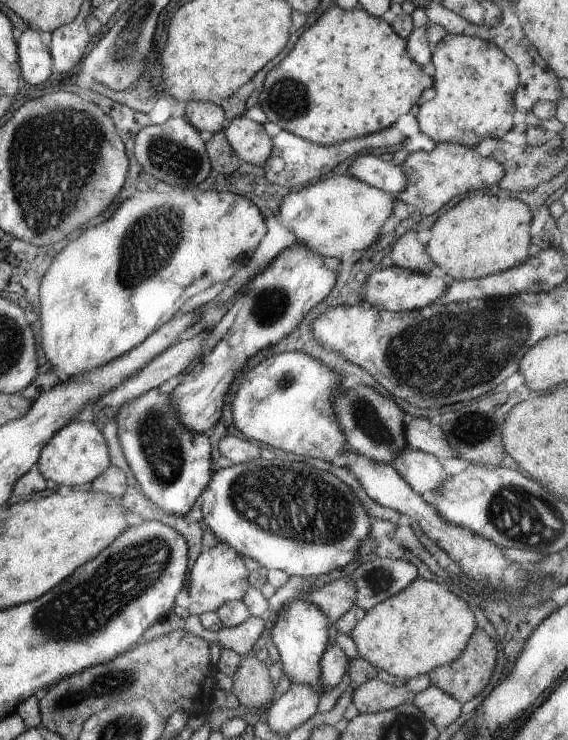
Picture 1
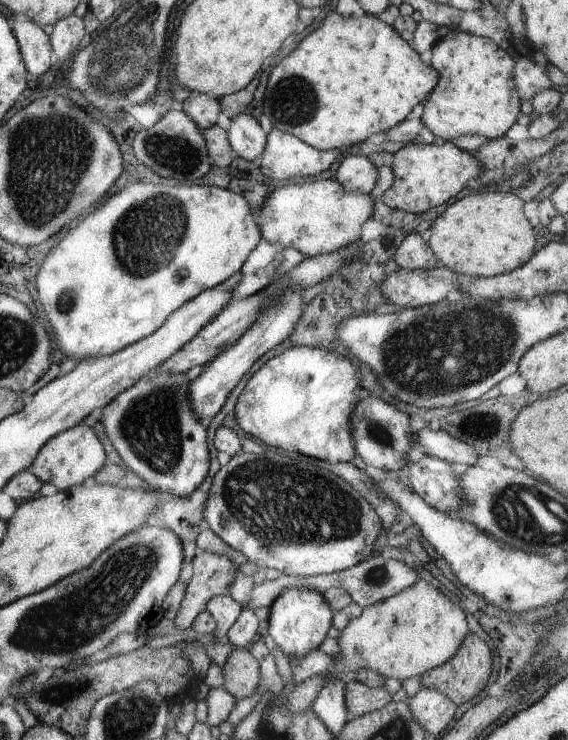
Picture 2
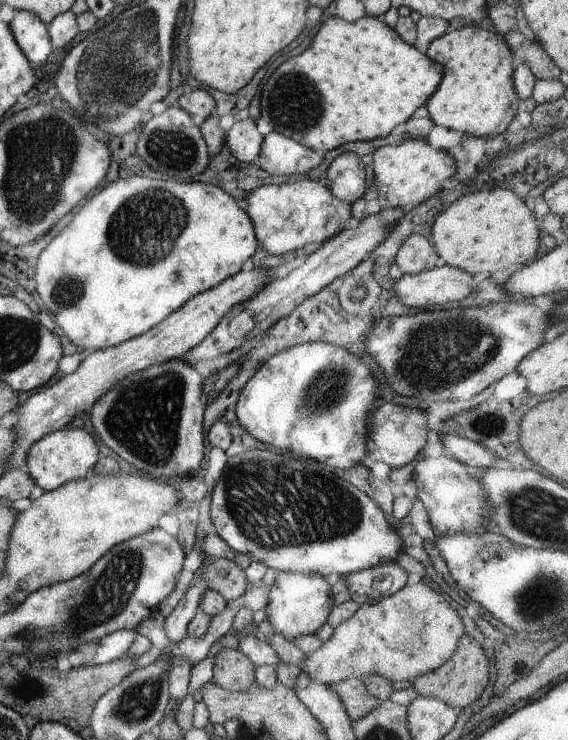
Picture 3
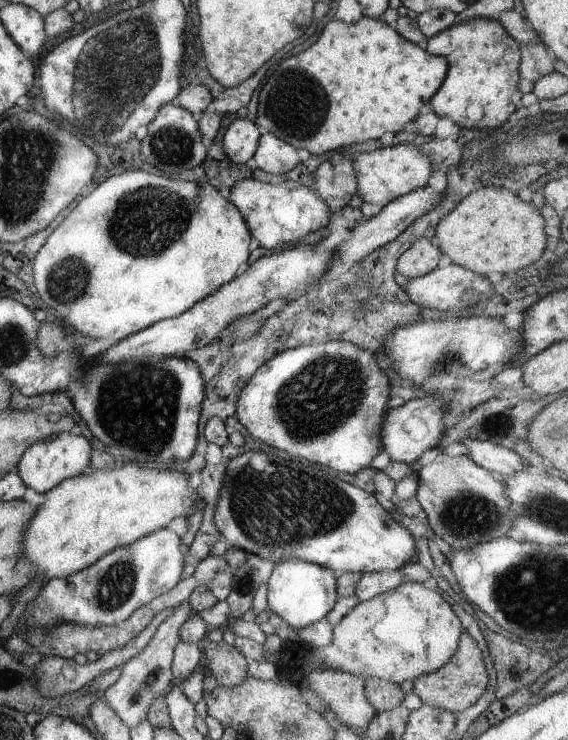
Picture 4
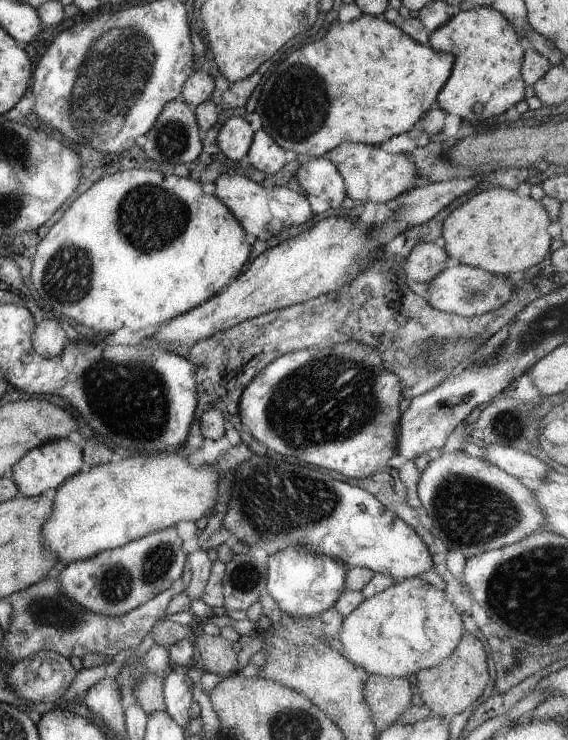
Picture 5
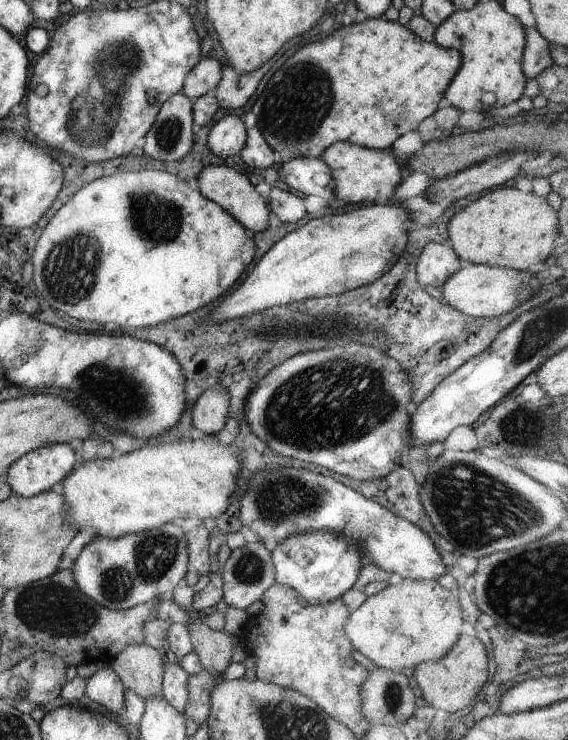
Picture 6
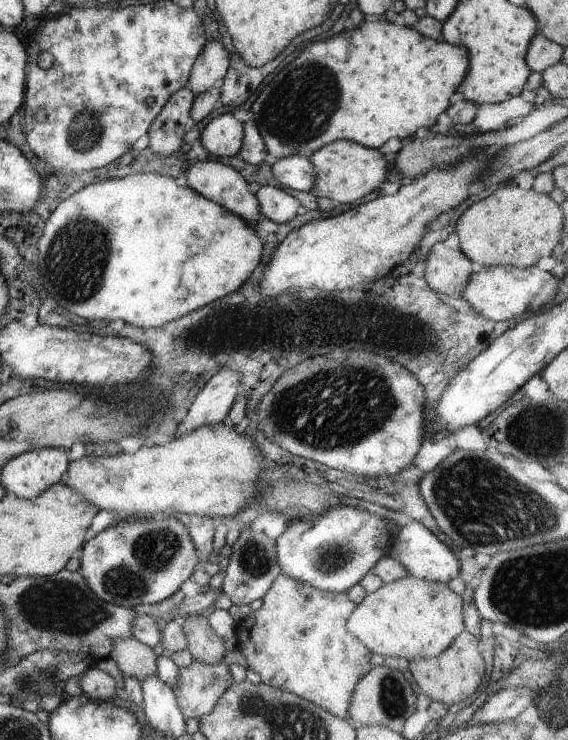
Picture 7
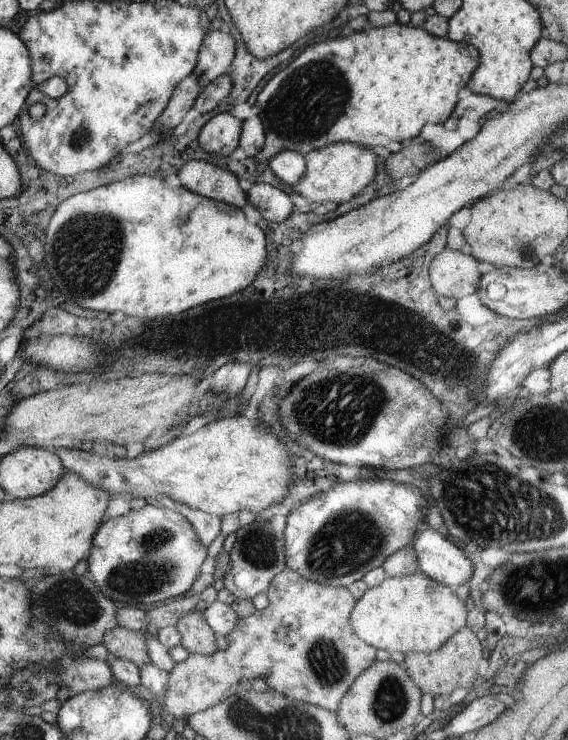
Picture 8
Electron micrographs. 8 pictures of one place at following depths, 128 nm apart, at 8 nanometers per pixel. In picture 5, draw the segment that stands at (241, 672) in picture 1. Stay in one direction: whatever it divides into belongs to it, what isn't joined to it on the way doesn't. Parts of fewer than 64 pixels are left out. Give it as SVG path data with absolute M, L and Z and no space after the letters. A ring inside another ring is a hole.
M204 632L193 636L192 641L206 672L219 674L222 678L237 674L240 668L238 654L232 647L233 643L228 642L224 636L212 636Z

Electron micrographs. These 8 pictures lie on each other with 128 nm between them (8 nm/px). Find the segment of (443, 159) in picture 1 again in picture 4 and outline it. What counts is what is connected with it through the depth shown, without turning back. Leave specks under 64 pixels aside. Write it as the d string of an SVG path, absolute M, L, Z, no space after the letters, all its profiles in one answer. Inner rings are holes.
M407 143L356 153L352 156L352 164L356 170L356 180L359 186L356 195L359 194L363 202L380 204L382 207L408 192L424 188L428 184L428 178L432 176L430 158L424 156L418 146Z

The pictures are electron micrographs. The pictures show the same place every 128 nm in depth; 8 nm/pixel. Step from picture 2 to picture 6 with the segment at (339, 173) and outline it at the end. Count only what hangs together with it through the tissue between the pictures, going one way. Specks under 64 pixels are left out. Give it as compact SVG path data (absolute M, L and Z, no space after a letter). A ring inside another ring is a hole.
M296 157L282 164L279 175L280 180L287 184L290 190L302 192L309 196L319 196L324 200L334 200L336 182L332 180L330 168L324 164L322 157Z

